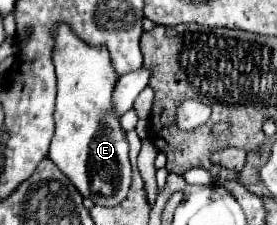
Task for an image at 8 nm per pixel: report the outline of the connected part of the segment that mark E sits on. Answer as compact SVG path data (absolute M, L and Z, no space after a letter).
M67 25L55 29L55 53L53 53L55 73L57 73L57 103L55 103L55 137L51 141L49 157L51 161L69 177L83 197L91 197L95 205L113 207L121 203L131 185L129 167L129 145L119 119L111 113L111 91L115 87L115 73L107 49L91 47L83 43Z

